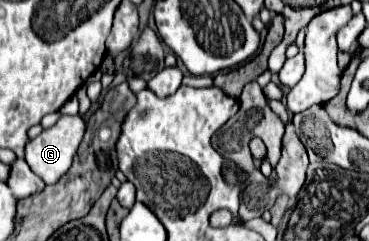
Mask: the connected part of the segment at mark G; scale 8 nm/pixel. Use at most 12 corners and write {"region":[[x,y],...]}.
{"region":[[60,115],[24,147],[48,185],[72,165],[84,135],[80,115]]}

